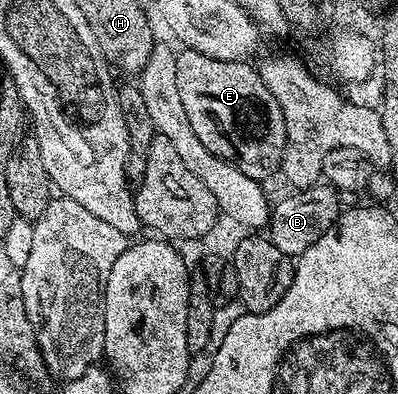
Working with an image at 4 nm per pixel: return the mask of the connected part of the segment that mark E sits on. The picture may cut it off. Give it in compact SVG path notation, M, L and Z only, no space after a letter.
M182 48L177 53L175 79L179 83L179 99L183 99L183 111L187 111L191 131L195 131L199 143L203 143L211 155L230 161L239 171L243 171L243 175L265 183L272 173L276 174L280 170L287 127L279 103L275 103L275 95L271 95L267 83L263 83L260 72L249 64L248 60L211 59L194 49Z

